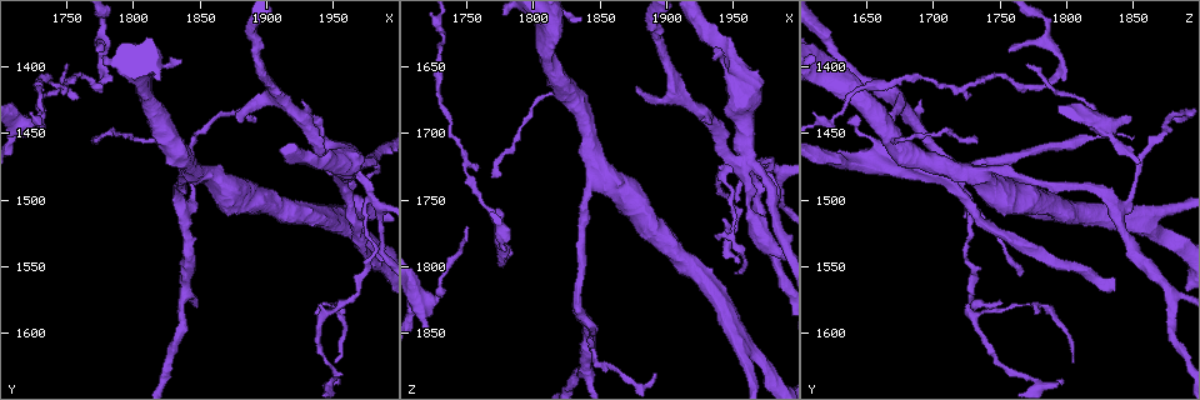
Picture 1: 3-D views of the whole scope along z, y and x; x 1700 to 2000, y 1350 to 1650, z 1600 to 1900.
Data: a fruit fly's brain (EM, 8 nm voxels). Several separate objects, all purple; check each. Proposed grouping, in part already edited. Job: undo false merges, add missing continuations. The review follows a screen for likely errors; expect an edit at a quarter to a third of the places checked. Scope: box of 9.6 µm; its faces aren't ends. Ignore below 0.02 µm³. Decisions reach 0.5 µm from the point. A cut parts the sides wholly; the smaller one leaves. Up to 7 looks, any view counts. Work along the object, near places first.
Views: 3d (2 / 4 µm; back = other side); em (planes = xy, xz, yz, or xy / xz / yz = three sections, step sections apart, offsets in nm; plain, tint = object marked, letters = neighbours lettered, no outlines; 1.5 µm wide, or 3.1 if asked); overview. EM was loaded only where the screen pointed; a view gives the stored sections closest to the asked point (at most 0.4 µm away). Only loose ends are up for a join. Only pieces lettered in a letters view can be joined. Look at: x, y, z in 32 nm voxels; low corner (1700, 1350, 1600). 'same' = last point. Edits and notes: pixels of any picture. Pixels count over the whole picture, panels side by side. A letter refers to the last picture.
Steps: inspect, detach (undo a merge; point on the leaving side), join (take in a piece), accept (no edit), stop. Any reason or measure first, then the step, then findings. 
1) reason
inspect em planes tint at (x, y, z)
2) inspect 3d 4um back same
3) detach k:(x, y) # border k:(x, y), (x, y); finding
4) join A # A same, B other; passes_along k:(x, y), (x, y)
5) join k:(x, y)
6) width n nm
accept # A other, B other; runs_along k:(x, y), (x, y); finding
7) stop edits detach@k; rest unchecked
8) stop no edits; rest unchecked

inspect em planes letters at (1978, 1496, 1726)

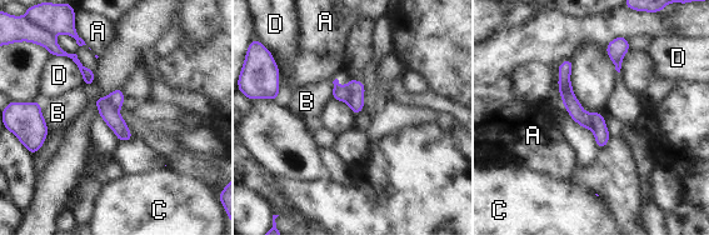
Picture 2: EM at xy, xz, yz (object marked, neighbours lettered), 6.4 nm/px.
width 120 nm
detach 2:(577, 113) # A other, B other, C other, D other; part_leaving 2:(99, 100), (128, 136); two neurons meet here

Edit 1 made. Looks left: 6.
see it whole again
inspect overview

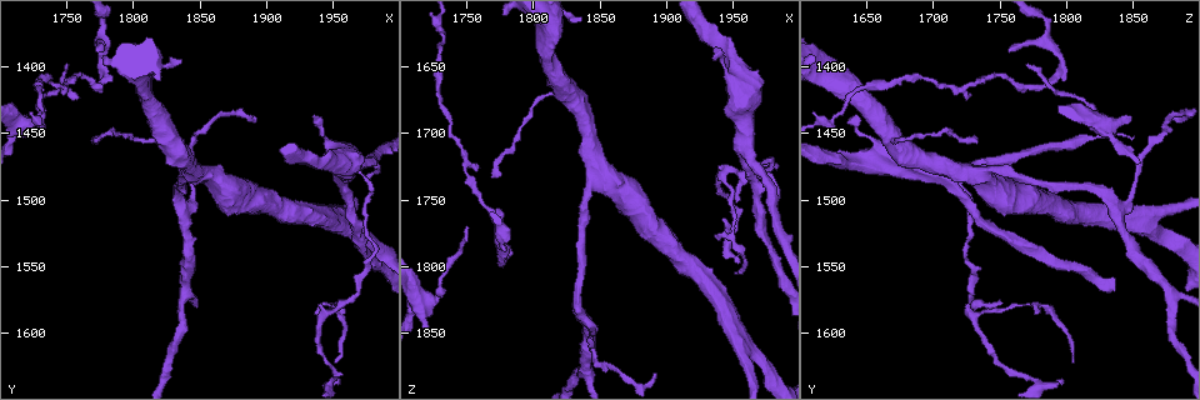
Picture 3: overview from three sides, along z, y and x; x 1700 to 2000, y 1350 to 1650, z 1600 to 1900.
thin end
inspect 3d 4um at (1772, 1386, 1758)

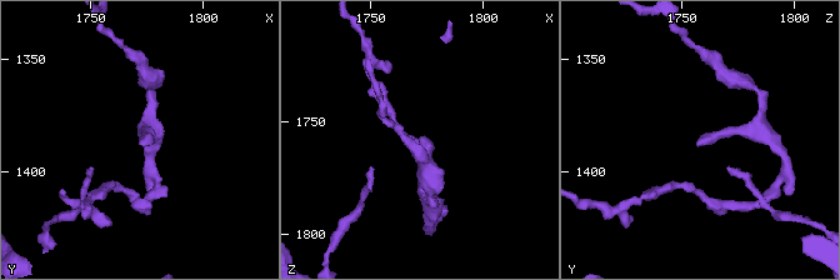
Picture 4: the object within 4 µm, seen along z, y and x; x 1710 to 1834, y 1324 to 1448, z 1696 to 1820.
inspect em xz step 4 letters at (1774, 1389, 1757)

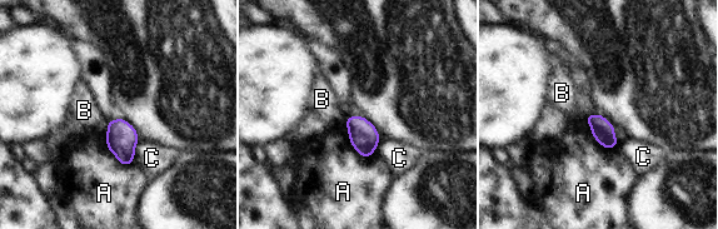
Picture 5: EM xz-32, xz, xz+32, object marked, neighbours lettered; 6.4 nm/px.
accept # A other, B other, C other; no lettered piece goes on from it

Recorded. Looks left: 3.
free end
inspect em xz step 8 tint at (1772, 1458, 1734)

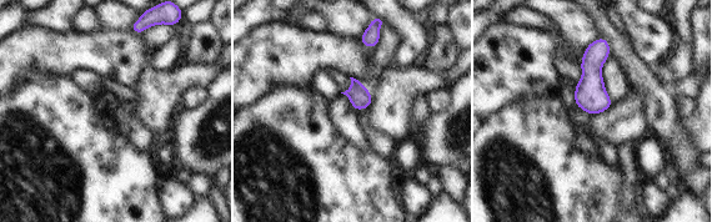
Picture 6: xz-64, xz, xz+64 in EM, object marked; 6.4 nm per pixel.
inspect em planes letters same

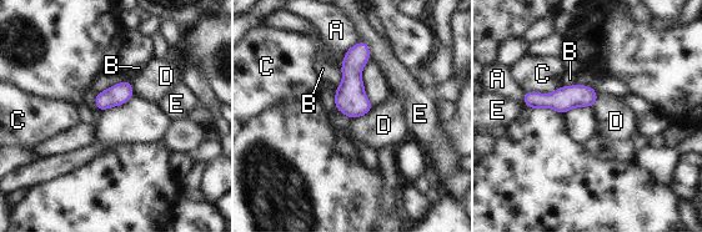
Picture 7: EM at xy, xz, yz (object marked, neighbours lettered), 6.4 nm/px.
accept # A other, B other, C other, D other, E other; none of them fits

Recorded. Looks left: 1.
stop edits detach@2; rest unchecked

